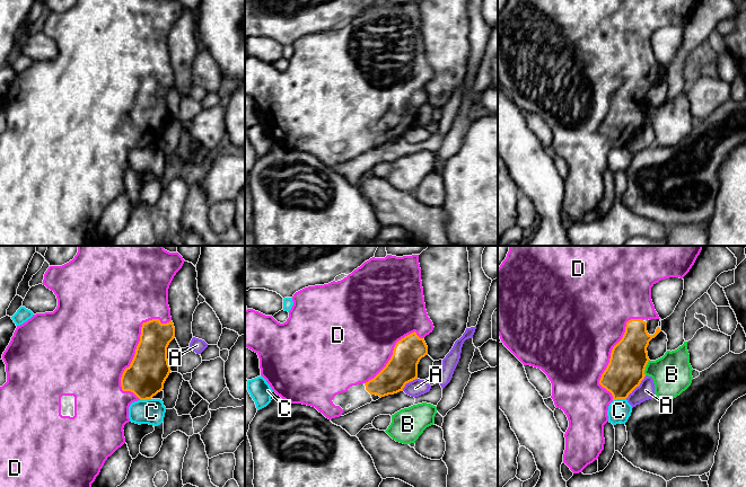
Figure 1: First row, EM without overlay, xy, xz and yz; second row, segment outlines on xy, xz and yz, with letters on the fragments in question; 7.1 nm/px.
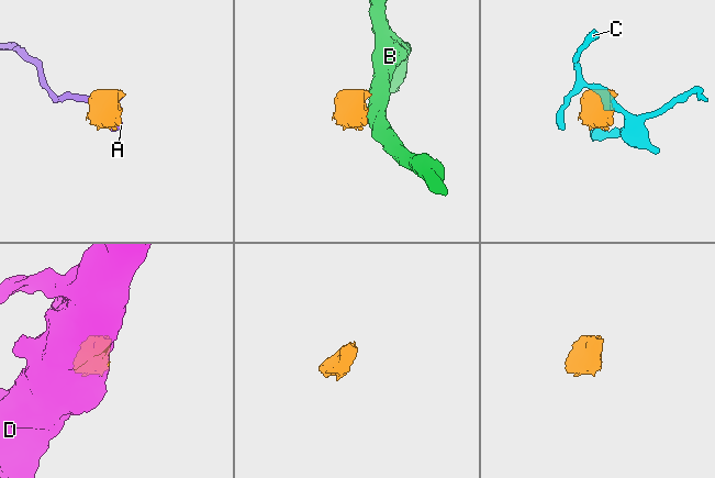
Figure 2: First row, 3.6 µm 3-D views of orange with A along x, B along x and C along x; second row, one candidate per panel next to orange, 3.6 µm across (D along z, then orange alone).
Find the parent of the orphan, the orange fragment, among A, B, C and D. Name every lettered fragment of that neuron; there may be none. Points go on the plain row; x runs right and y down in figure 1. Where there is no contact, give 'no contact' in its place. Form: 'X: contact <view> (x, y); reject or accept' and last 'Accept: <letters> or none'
A: contact yz (637, 133); reject
B: contact yz (644, 115); reject
C: contact yz (619, 145); reject
D: contact xy (138, 91); accept
Accept: D

